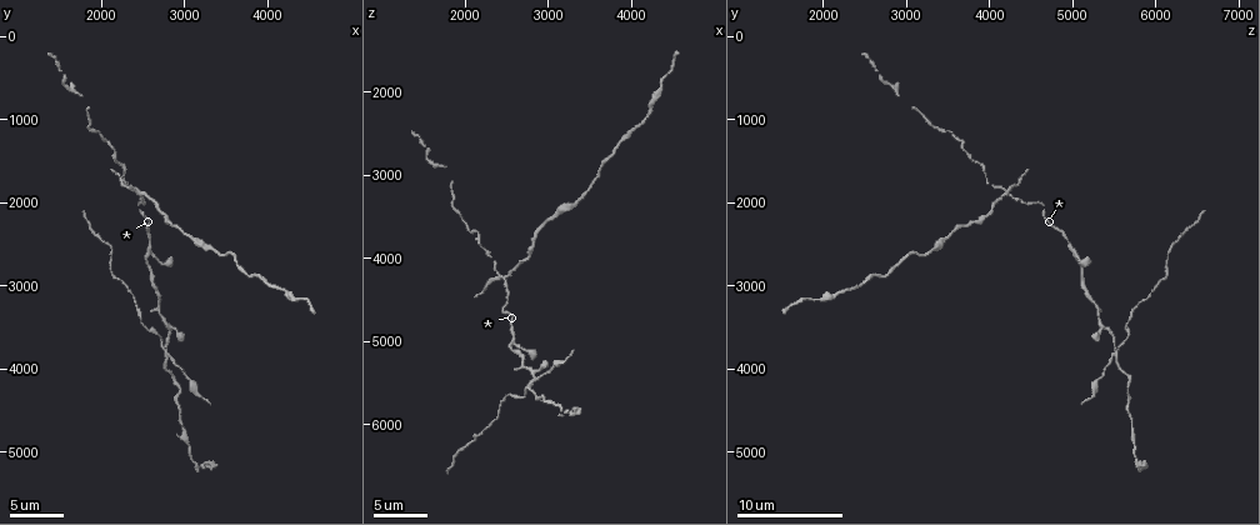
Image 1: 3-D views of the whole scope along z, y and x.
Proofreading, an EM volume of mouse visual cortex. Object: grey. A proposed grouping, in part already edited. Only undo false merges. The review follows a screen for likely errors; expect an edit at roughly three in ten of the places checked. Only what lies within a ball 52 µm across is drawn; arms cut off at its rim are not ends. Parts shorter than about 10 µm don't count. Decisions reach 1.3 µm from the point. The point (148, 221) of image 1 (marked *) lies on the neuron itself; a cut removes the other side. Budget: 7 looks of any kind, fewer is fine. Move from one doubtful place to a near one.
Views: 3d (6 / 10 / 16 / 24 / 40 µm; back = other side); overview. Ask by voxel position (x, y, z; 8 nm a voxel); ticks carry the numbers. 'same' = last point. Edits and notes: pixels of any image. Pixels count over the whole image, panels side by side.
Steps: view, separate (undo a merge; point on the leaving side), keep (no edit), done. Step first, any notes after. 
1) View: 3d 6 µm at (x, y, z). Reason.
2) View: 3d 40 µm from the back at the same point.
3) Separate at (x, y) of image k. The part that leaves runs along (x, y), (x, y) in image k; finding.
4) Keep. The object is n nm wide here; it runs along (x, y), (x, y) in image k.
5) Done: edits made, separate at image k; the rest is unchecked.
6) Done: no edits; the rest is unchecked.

View: 3d 6 µm at (2700, 3700, 5550). Three arms meet.

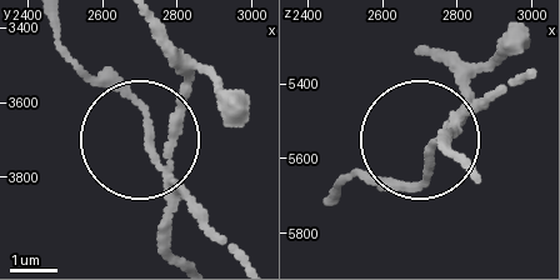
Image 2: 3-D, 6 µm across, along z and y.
Separate at (146, 126) of image 2. The object is 130 nm wide here; the part that leaves runs along (169, 173), (138, 105), (54, 21) in image 2; a second neuron is stuck on.

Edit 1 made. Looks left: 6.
View: overview.

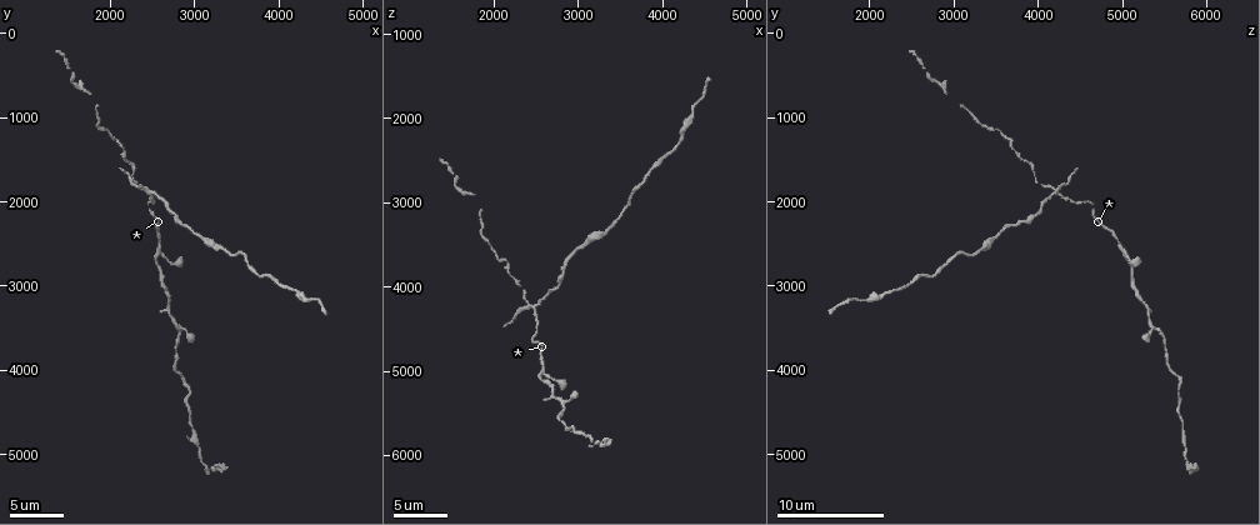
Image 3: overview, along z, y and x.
View: 3d 16 µm at (2550, 1900, 4200). Four or more arms meet.

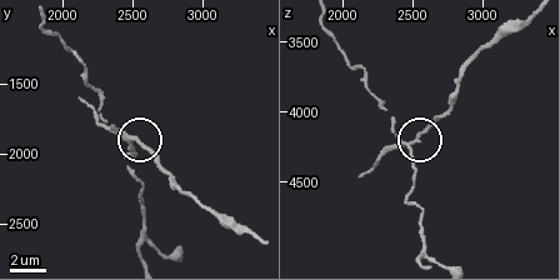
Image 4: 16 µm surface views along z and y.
Separate at (383, 155) of image 4. 4 arms meet here; the part that leaves runs along (405, 145), (444, 113), (466, 64), (520, 24) in image 4; two neurons meet here.

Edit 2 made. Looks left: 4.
View: 3d 16 µm at (2500, 2650, 5050). Sudden change in width.

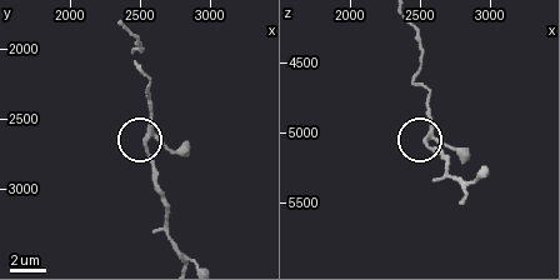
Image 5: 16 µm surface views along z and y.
Keep. It runs along (149, 83), (146, 144), (153, 161), (153, 188) in image 5; one neuron here.

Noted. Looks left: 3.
Done: edits made, separate at image 2, separate at image 4; the rest is unchecked.

